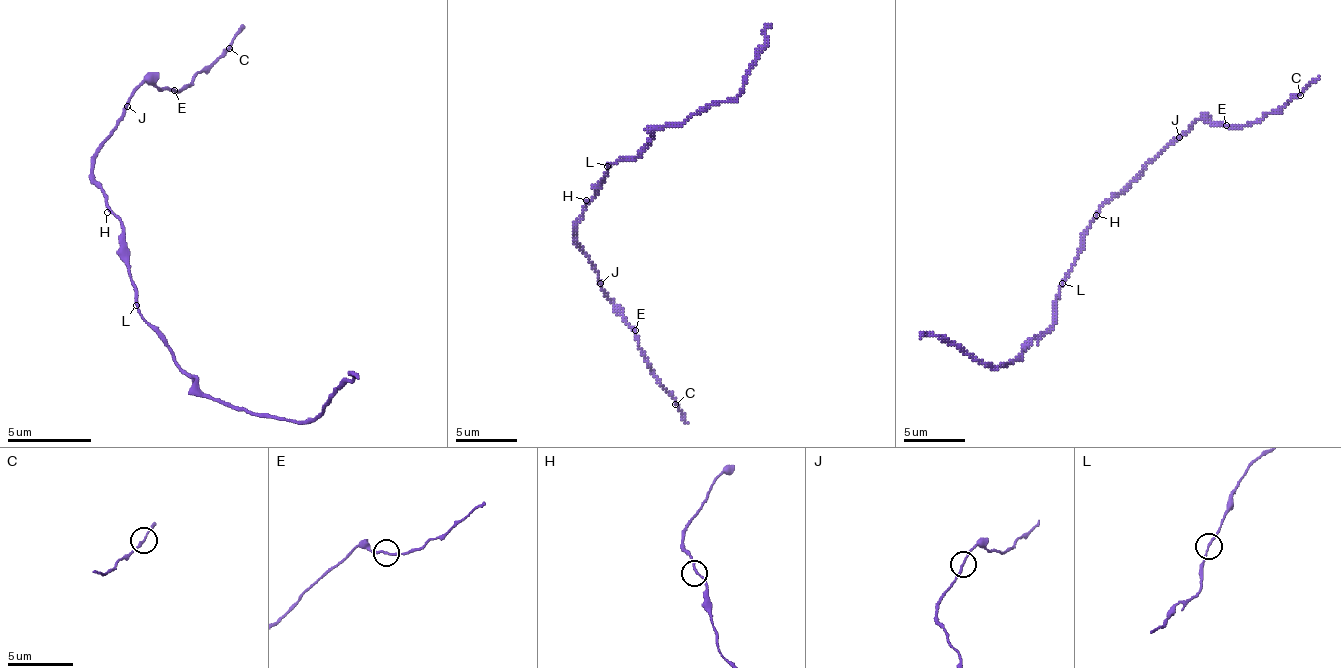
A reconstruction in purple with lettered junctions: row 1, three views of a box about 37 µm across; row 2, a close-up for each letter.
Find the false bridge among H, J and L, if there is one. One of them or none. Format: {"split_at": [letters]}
{"split_at": []}

